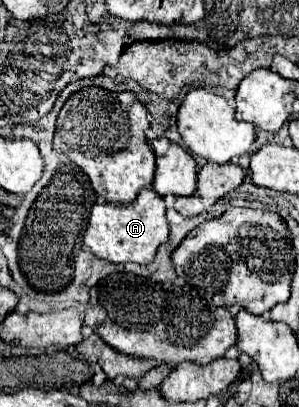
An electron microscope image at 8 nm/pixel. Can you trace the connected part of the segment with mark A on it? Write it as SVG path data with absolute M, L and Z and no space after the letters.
M141 189L133 203L97 203L91 209L89 227L83 243L93 255L111 263L139 263L147 265L153 261L155 251L169 239L169 223L165 219L165 201L153 189Z

